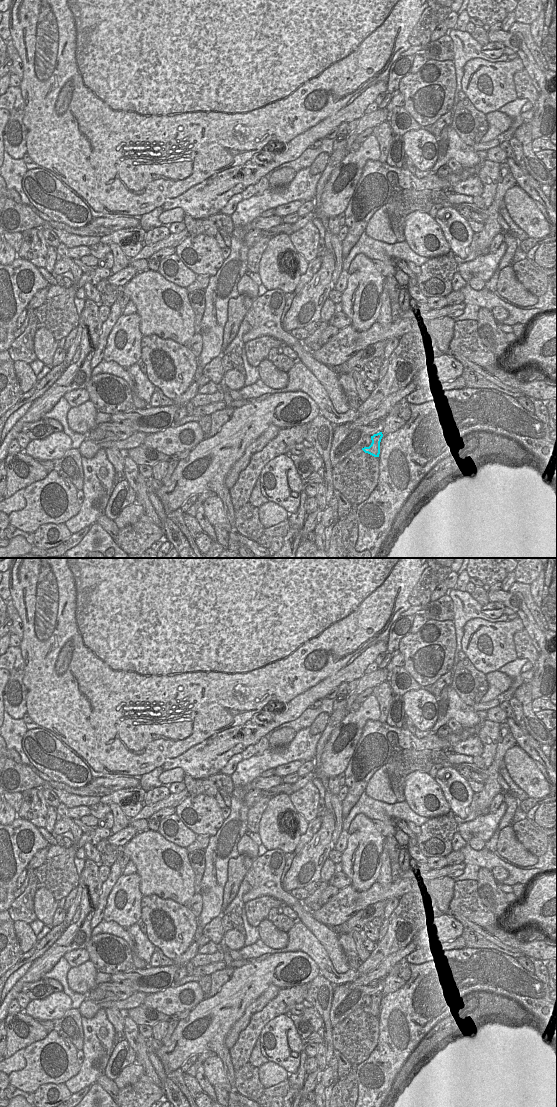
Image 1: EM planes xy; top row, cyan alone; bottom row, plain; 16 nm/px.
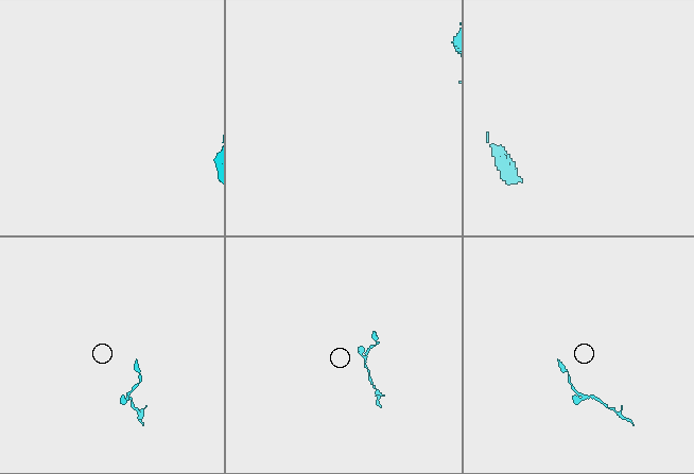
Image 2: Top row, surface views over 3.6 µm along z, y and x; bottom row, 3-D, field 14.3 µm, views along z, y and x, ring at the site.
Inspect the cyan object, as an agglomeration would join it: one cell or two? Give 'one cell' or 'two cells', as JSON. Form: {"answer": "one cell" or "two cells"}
{"answer": "one cell"}

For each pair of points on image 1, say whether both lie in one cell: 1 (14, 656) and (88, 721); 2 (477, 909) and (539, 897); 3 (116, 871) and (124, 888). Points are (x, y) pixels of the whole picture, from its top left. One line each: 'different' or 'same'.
1: different
2: different
3: different

